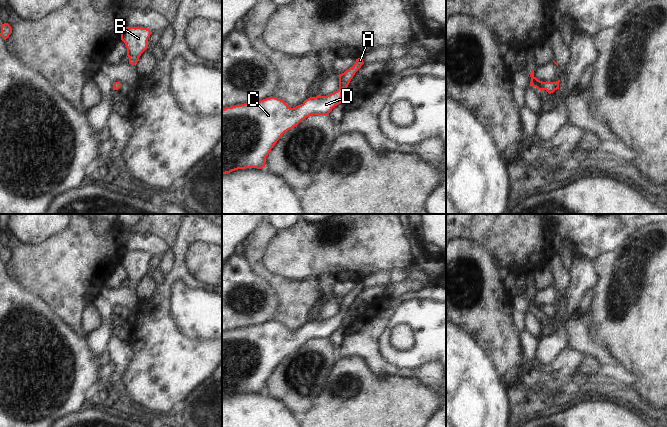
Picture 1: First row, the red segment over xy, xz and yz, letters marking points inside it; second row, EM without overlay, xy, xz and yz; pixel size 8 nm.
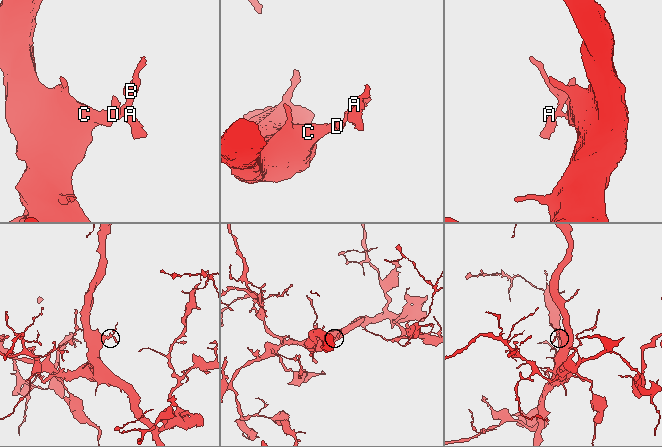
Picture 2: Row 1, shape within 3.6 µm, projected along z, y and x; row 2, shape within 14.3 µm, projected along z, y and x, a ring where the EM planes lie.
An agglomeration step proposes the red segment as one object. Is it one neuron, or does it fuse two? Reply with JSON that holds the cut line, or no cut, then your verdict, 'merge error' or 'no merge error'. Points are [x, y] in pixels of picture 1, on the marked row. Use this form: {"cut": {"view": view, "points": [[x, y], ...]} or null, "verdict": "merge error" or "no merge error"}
{"cut": null, "verdict": "no merge error"}

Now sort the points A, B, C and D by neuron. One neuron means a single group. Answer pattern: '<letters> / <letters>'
A B C D

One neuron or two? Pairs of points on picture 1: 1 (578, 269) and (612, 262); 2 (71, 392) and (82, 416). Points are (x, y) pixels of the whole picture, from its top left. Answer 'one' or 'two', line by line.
1: two
2: two

